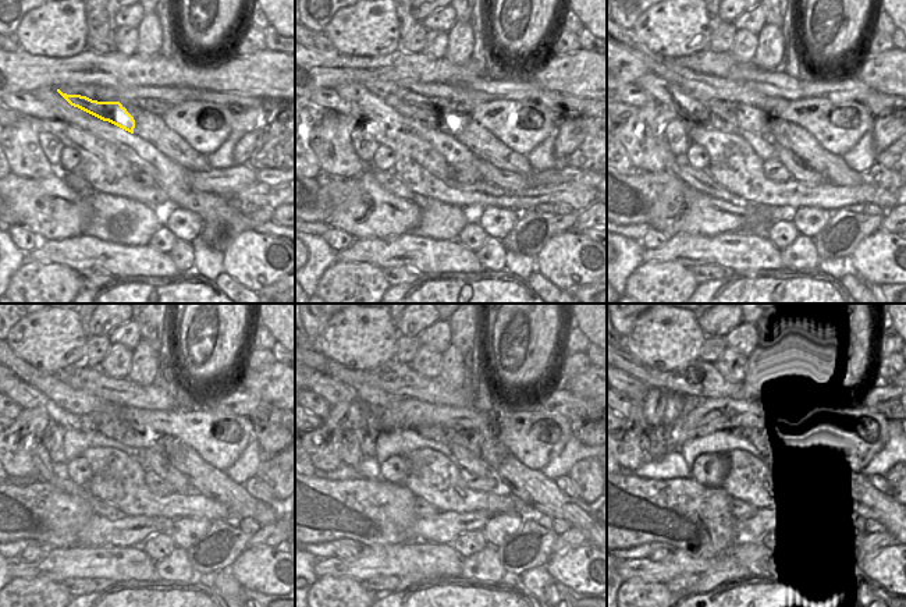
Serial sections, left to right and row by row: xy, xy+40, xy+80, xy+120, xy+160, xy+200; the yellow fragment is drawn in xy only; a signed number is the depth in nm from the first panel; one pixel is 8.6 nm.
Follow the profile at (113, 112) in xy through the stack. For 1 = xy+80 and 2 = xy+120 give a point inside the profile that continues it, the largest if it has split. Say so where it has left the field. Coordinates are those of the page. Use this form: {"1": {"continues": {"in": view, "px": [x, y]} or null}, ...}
{"1": {"continues": {"in": "xy+80", "px": [742, 117]}}, "2": {"continues": {"in": "xy+120", "px": [134, 435]}}}

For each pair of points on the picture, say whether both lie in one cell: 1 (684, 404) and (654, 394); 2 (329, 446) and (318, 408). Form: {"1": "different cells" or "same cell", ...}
{"1": "different cells", "2": "different cells"}

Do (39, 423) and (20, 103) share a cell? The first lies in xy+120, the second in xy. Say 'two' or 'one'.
two

